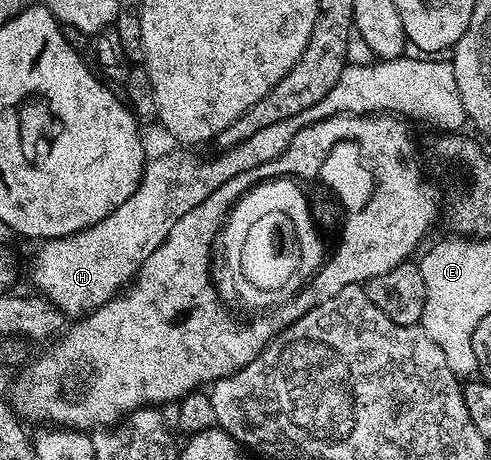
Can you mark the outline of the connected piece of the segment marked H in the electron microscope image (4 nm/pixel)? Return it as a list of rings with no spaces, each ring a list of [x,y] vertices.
[[[406,54],[397,57],[396,60],[377,60],[373,64],[350,63],[339,74],[339,82],[331,86],[331,94],[327,98],[322,98],[320,102],[315,102],[311,110],[303,110],[303,114],[295,114],[291,118],[283,118],[283,122],[275,122],[271,126],[258,130],[256,134],[251,134],[238,144],[228,145],[218,156],[213,156],[210,160],[204,160],[201,156],[196,156],[193,150],[177,150],[181,152],[169,152],[166,156],[157,156],[148,161],[145,165],[145,172],[141,176],[139,186],[131,198],[127,198],[123,209],[125,216],[125,248],[105,248],[105,240],[101,237],[103,231],[102,225],[96,224],[90,228],[84,228],[83,231],[75,233],[73,236],[60,236],[57,240],[47,240],[40,245],[37,252],[37,269],[33,272],[34,282],[41,288],[48,299],[52,300],[66,317],[77,318],[82,314],[88,314],[95,308],[101,308],[108,300],[113,299],[132,281],[133,277],[159,250],[159,246],[171,234],[171,226],[187,214],[187,210],[195,210],[207,194],[219,190],[223,182],[235,178],[235,174],[243,174],[243,170],[255,170],[255,166],[263,166],[275,158],[282,156],[291,146],[291,138],[299,134],[307,126],[311,126],[320,120],[326,120],[332,116],[367,116],[370,114],[396,114],[398,117],[406,118],[410,116],[413,120],[426,120],[429,124],[441,128],[442,133],[457,134],[462,131],[461,127],[466,127],[467,117],[463,110],[463,98],[459,98],[459,86],[455,82],[455,70],[448,59],[443,58],[419,58],[416,60],[413,54]]]

